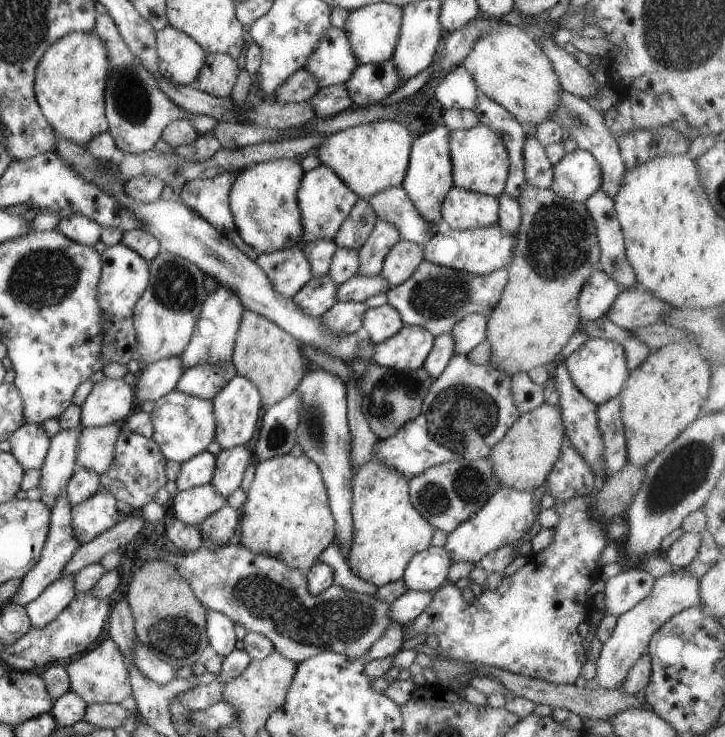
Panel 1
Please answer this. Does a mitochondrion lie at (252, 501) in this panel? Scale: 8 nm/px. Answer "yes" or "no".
no

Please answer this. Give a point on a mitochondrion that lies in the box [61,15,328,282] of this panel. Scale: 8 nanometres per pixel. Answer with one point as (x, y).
(128, 93)

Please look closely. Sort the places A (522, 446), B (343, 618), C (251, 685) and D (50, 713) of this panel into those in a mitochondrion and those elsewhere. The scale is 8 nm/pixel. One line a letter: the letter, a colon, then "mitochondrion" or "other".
A: other
B: mitochondrion
C: other
D: other

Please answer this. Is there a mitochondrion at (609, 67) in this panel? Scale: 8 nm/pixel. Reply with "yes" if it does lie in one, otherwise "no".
no

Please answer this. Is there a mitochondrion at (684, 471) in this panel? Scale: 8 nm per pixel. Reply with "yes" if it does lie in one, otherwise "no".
yes

